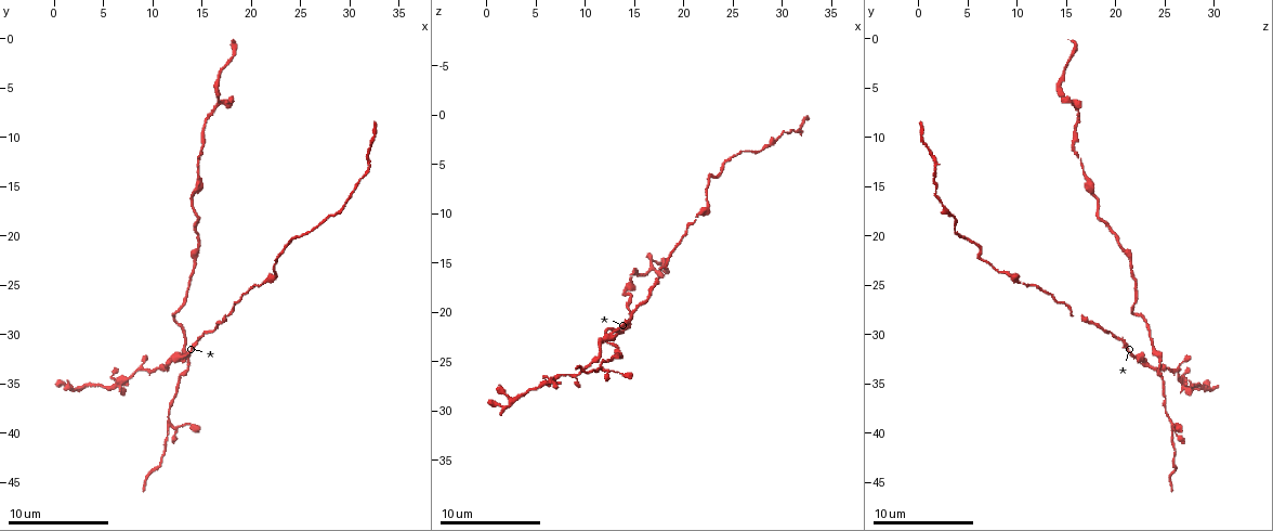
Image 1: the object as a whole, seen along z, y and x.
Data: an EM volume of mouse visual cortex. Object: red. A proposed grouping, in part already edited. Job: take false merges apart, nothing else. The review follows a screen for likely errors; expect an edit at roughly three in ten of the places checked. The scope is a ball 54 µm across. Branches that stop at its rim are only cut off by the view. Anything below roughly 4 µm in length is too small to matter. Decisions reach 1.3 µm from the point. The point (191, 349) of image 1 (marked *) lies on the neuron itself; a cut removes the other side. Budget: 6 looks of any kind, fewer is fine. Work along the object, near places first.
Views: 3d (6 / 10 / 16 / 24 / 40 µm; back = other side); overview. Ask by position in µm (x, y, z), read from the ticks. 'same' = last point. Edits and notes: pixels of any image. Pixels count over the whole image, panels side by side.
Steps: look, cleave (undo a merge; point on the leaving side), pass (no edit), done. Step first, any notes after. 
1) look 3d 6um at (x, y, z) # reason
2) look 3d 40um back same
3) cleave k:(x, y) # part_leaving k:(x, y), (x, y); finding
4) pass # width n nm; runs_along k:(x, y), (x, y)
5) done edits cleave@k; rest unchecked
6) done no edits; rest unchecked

look 3d 10um at (14.0, 16.2, 18.0) # sudden change in width

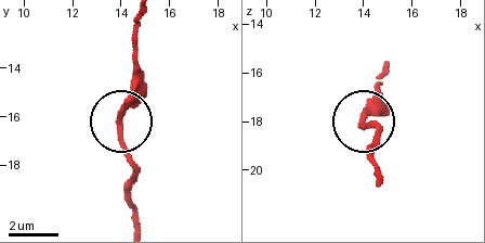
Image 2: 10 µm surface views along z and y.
pass # runs_along 2:(135, 225), (122, 119), (140, 72); continuous, no second neuron

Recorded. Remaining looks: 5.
look 3d 10um at (9.6, 33.8, 26.0) # two arms in line, one across

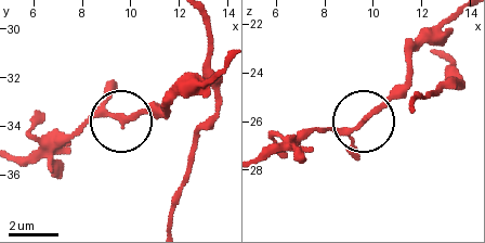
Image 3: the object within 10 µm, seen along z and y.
look 3d 10um back at (9.6, 33.7, 26.0)

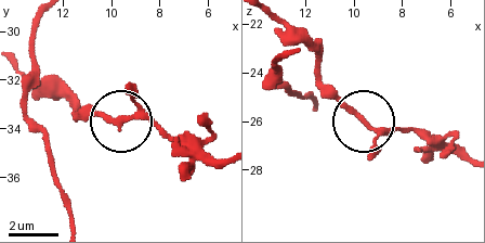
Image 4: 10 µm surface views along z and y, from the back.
pass # arms 3; continuous, no second neuron

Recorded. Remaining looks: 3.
look 3d 16um at (12.6, 32.0, 22.8) # three-way junction

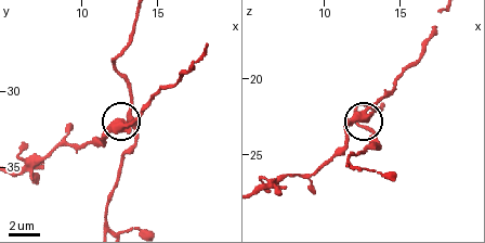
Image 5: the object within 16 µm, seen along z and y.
pass # one neuron here

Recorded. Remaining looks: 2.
done no edits; rest unchecked

